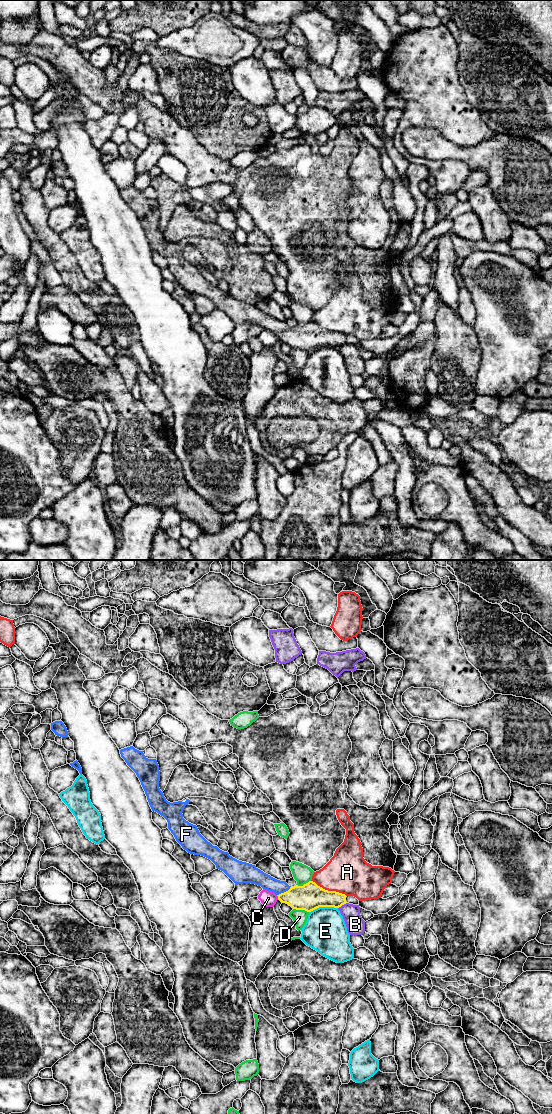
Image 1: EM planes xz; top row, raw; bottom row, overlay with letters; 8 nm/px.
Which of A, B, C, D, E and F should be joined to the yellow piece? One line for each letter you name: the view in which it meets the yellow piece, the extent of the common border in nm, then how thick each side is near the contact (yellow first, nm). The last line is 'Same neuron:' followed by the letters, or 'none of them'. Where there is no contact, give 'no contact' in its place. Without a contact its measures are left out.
F: meets yellow in xz; contact 130 nm long; 220 nm thick on the yellow side, 120 nm on the other
Same neuron: F

